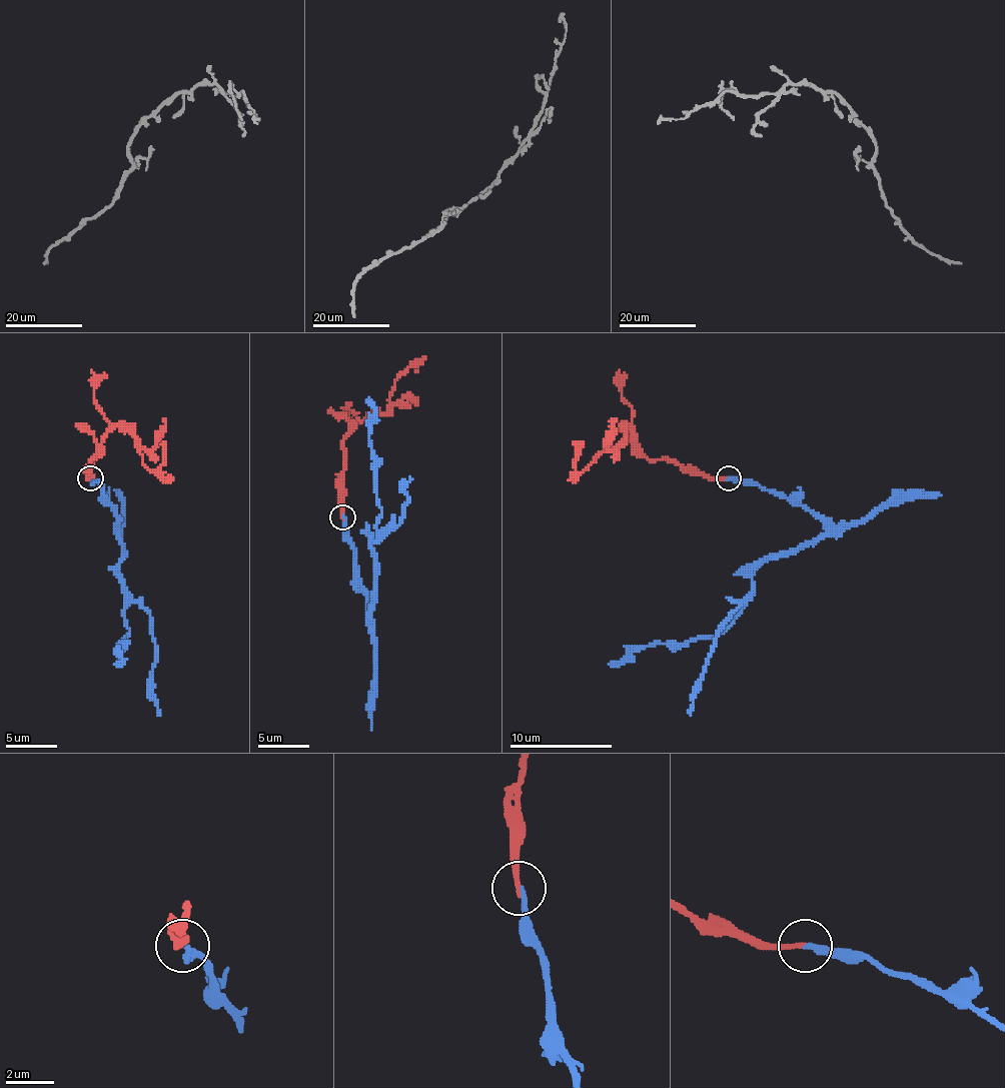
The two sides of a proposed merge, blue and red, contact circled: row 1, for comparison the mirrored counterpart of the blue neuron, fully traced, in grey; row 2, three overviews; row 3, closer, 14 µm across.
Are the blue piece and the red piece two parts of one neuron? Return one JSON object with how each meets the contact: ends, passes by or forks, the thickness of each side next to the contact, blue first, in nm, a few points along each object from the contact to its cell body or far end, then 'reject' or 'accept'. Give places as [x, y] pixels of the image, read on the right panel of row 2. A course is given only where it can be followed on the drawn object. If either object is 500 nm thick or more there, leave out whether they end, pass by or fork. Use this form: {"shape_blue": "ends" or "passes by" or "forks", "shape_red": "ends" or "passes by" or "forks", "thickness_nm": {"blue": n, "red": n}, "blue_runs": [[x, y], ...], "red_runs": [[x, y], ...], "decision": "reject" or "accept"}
{"shape_blue": "ends", "shape_red": "ends", "thickness_nm": {"blue": 240, "red": 200}, "blue_runs": [[729, 477], [795, 497], [826, 530], [772, 554], [755, 572], [742, 613], [714, 636], [639, 646], [609, 664]], "red_runs": [[729, 477], [650, 459], [627, 426], [581, 472], [576, 449], [583, 441]], "decision": "accept"}

